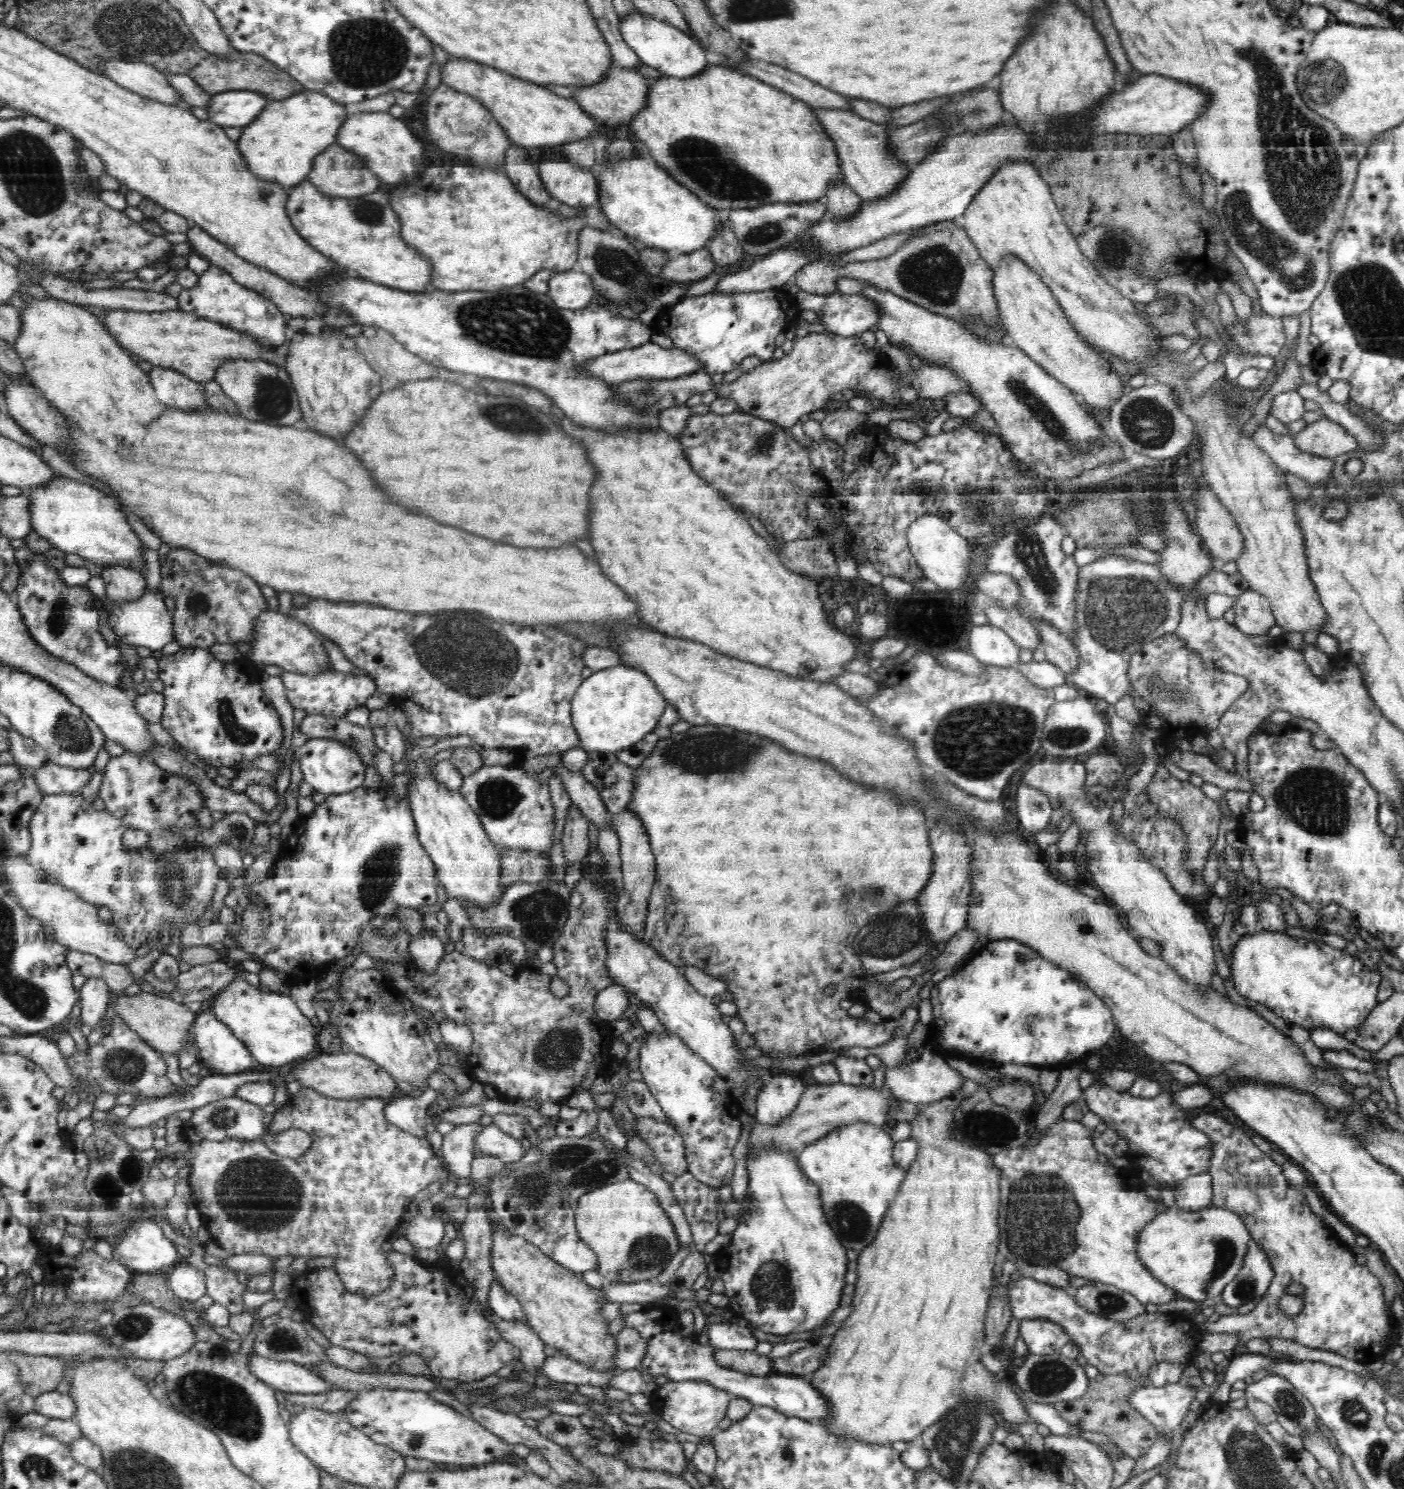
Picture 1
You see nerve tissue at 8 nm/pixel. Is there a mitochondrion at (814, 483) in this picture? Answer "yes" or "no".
no

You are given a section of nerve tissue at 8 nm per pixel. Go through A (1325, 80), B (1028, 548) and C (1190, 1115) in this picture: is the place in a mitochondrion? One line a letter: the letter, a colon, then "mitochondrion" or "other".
A: mitochondrion
B: mitochondrion
C: other

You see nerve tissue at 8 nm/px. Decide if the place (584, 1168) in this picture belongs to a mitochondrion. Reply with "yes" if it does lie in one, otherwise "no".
yes

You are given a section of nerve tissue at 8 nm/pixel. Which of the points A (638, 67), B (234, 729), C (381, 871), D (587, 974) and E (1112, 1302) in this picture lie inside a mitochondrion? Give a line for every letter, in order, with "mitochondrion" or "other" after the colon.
A: other
B: mitochondrion
C: mitochondrion
D: other
E: mitochondrion

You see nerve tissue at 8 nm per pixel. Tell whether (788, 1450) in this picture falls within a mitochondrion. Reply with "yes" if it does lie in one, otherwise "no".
yes

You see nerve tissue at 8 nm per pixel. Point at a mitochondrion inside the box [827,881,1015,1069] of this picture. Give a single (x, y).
(892, 936)

